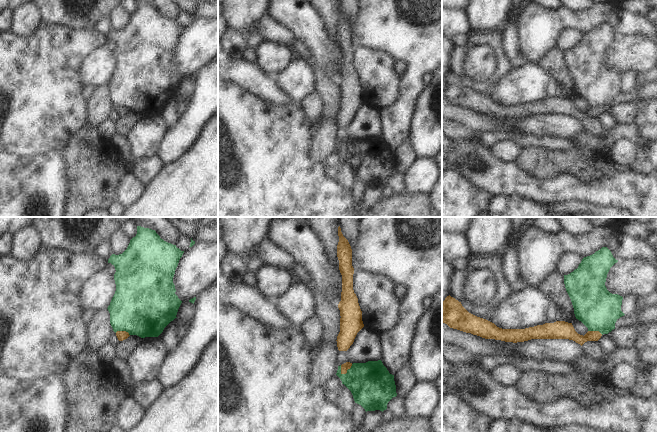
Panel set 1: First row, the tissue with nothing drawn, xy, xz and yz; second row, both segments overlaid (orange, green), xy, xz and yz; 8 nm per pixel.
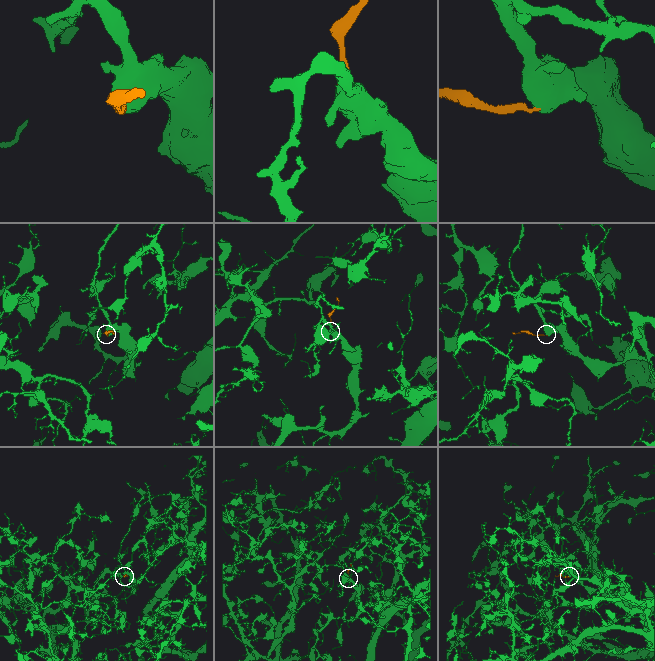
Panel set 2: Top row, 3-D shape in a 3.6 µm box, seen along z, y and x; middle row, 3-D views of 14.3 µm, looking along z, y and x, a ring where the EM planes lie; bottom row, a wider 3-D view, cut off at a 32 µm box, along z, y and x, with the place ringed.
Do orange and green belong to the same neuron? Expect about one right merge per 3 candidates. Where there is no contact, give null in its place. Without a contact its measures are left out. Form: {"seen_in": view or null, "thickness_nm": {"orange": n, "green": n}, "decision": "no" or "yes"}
{"seen_in": "xz", "thickness_nm": {"orange": 60, "green": 360}, "decision": "no"}

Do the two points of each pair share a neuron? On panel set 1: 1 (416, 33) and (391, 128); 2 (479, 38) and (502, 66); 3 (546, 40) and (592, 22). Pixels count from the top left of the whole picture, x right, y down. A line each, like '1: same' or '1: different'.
1: same
2: same
3: same

